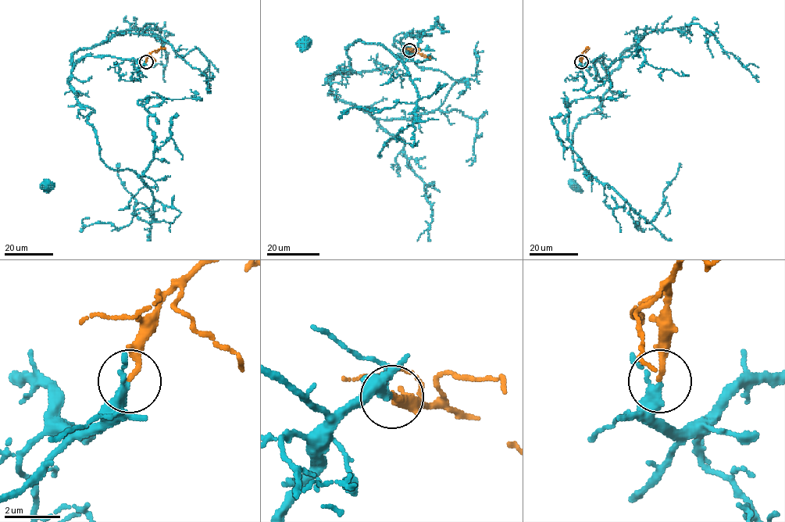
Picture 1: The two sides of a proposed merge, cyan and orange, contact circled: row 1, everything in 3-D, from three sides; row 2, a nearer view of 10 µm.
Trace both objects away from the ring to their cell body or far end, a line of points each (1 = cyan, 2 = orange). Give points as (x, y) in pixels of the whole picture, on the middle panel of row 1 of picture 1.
1: (409, 50), (392, 67), (336, 73), (328, 82), (340, 70), (353, 71), (346, 48), (361, 41), (302, 41)
2: (409, 50), (430, 56)

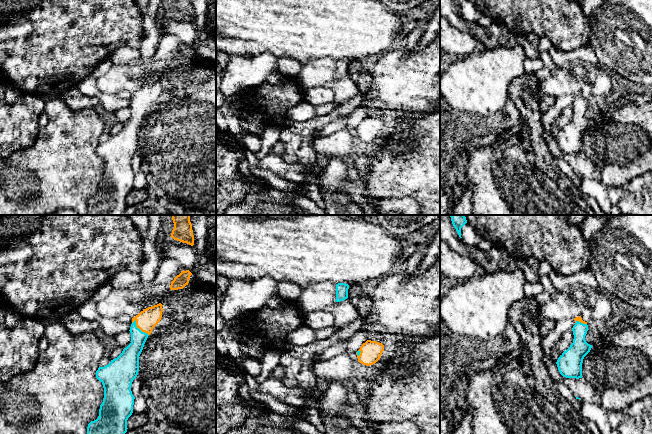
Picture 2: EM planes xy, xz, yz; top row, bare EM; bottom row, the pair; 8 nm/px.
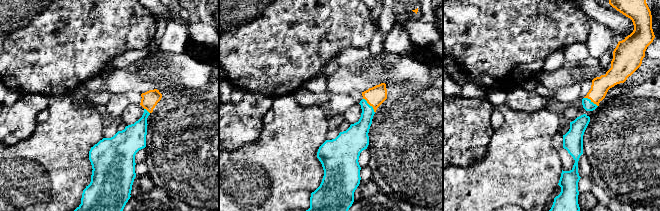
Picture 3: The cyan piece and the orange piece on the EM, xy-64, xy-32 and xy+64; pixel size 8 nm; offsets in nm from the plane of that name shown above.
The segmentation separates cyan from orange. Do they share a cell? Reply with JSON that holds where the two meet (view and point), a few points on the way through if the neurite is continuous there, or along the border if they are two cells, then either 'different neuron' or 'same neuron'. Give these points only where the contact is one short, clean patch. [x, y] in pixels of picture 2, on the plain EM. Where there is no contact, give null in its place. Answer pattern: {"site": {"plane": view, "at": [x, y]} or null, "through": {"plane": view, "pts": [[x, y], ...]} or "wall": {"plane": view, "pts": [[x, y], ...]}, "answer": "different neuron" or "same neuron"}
{"site": {"plane": "xy", "at": [138, 104]}, "through": {"plane": "xy", "pts": [[129, 133], [137, 120], [138, 104], [146, 96]]}, "answer": "same neuron"}

